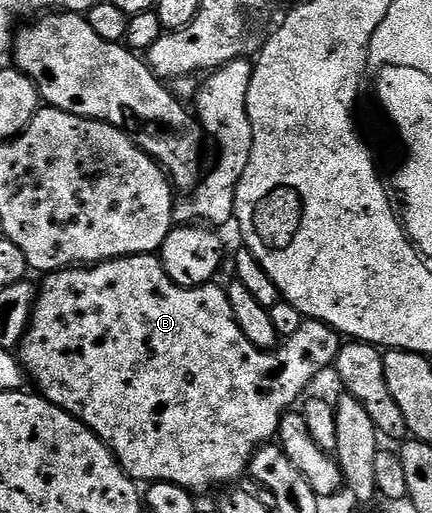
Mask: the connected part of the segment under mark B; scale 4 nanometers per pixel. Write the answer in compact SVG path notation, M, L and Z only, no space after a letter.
M134 254L128 258L110 258L108 262L96 262L86 268L68 268L46 275L35 299L35 308L31 311L31 322L27 325L27 335L17 350L17 357L23 363L28 379L35 381L34 389L45 400L57 408L69 412L74 418L80 418L119 461L119 466L134 478L136 483L172 482L181 488L202 496L206 490L219 486L222 482L235 484L242 474L248 473L251 457L268 445L278 435L279 425L284 414L292 409L295 401L308 393L308 386L322 370L330 367L339 355L341 335L338 330L326 326L324 322L305 320L293 336L286 339L274 352L259 350L245 338L238 327L230 308L229 296L222 285L179 286L168 276L155 254Z

